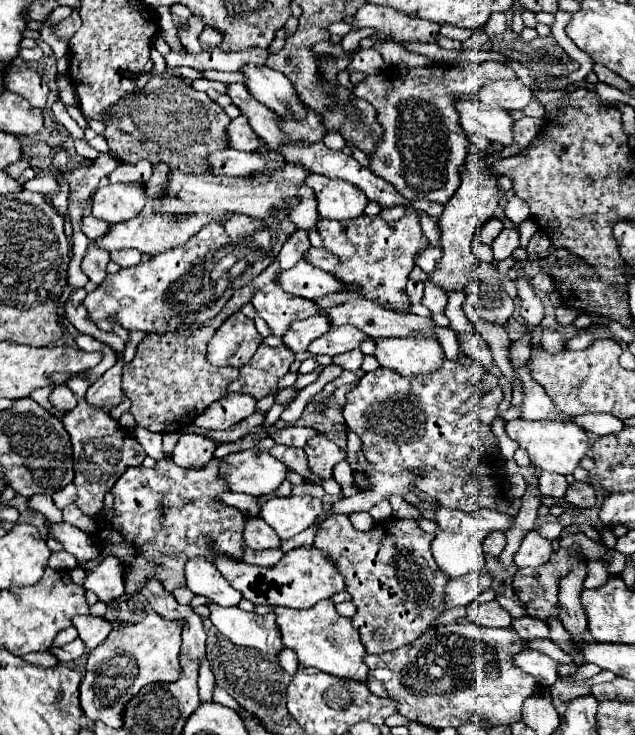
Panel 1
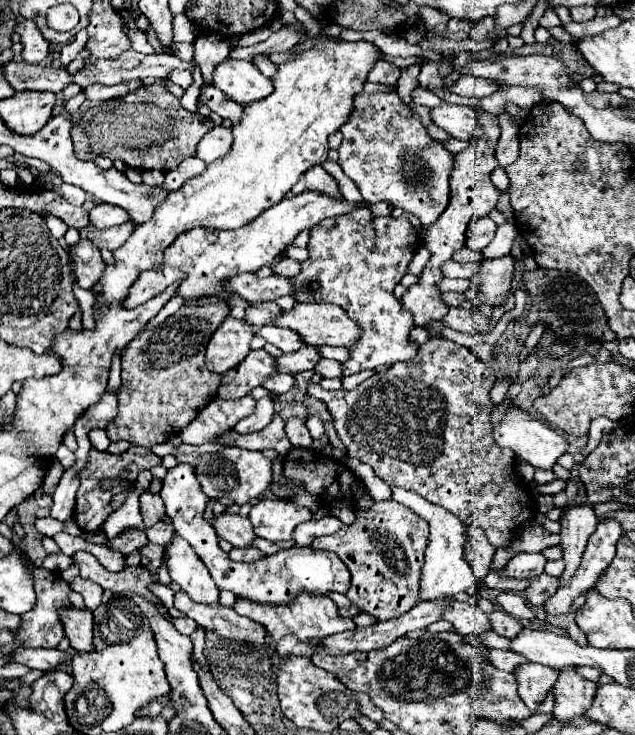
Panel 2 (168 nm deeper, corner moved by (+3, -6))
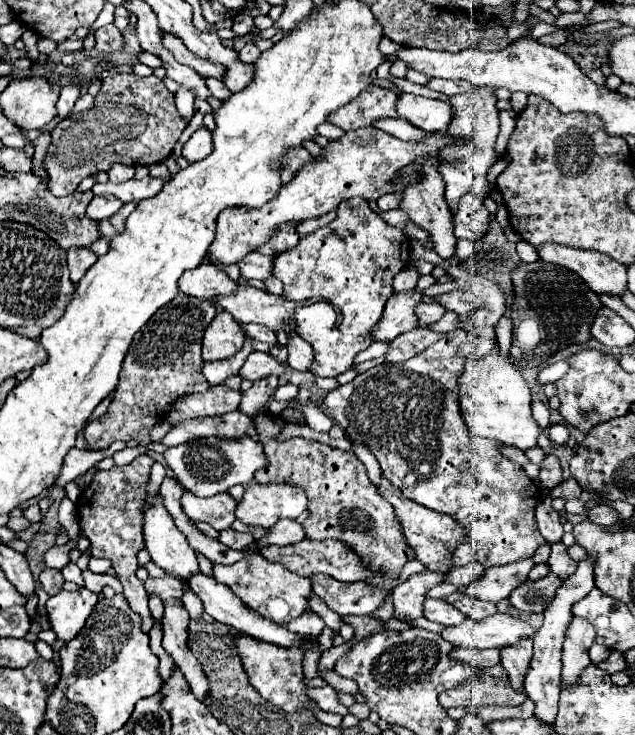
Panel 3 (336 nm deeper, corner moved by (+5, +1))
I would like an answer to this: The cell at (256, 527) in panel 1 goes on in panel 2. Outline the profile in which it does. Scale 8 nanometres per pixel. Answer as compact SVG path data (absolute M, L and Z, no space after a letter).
M240 513L212 515L210 517L210 525L214 527L218 537L226 539L234 547L248 547L252 543L252 539L256 537L248 517L242 517Z

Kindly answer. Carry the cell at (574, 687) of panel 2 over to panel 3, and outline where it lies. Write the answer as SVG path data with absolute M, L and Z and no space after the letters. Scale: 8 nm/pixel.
M574 618L570 622L562 650L562 680L560 680L562 690L574 688L578 684L582 670L590 666L588 648L594 644L594 638L596 632L586 620Z

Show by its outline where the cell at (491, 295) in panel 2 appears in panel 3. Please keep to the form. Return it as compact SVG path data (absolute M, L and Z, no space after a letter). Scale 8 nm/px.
M480 274L474 276L472 290L456 292L466 292L466 318L470 318L472 322L468 324L468 334L466 328L460 326L410 360L398 364L384 362L380 366L374 366L370 372L358 374L352 382L326 392L322 408L338 426L346 430L348 440L364 444L378 458L382 474L394 486L398 486L406 498L458 518L458 522L468 532L468 544L472 544L472 548L476 550L476 560L482 566L490 568L510 564L520 558L530 558L534 556L536 548L546 542L538 532L534 520L534 506L540 500L540 490L518 464L502 456L500 442L470 434L470 428L466 426L466 420L460 412L462 408L458 404L458 378L462 376L466 362L470 358L484 358L498 344L494 326L506 310L504 292L496 282Z

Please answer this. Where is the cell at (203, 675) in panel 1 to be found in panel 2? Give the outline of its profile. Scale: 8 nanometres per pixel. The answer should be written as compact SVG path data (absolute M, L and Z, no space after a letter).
M186 617L186 618L173 618L173 624L175 628L184 635L191 635L196 627L197 624L194 620Z

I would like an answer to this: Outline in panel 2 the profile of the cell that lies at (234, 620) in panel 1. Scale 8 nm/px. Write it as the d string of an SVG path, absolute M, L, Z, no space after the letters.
M184 591L174 595L174 607L186 617L194 619L200 627L216 631L220 637L232 641L250 641L256 647L262 647L266 641L266 629L260 623L238 615L232 607L194 603Z

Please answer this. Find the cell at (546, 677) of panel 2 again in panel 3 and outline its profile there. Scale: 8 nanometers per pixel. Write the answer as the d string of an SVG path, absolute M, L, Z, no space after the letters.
M522 640L518 646L506 646L500 650L502 666L508 672L510 686L514 690L524 690L524 676L532 658L532 640Z

